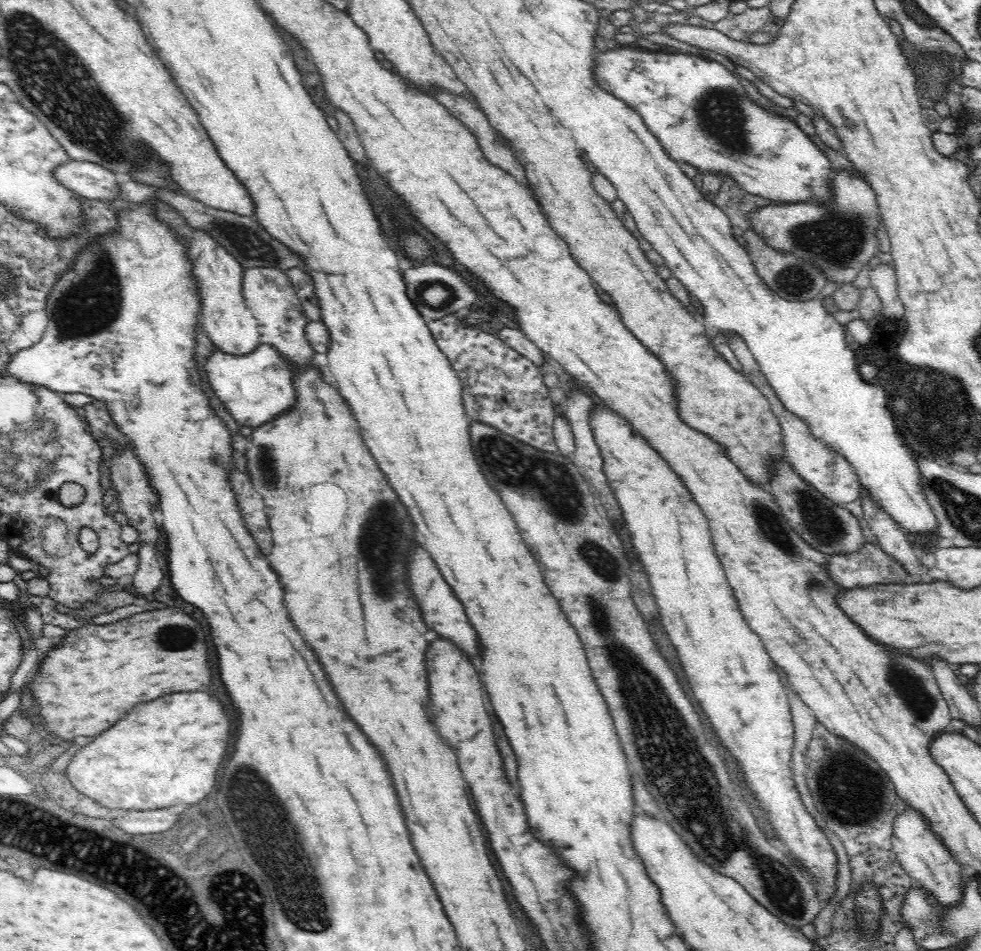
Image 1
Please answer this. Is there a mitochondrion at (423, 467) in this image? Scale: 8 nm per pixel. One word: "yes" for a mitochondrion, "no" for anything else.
no

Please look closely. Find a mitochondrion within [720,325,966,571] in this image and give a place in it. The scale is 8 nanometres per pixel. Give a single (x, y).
(828, 526)

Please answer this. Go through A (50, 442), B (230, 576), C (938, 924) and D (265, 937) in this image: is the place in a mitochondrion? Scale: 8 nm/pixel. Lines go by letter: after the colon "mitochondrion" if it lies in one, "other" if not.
A: mitochondrion
B: other
C: mitochondrion
D: mitochondrion

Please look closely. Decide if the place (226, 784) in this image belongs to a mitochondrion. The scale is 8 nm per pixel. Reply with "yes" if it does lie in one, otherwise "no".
yes

